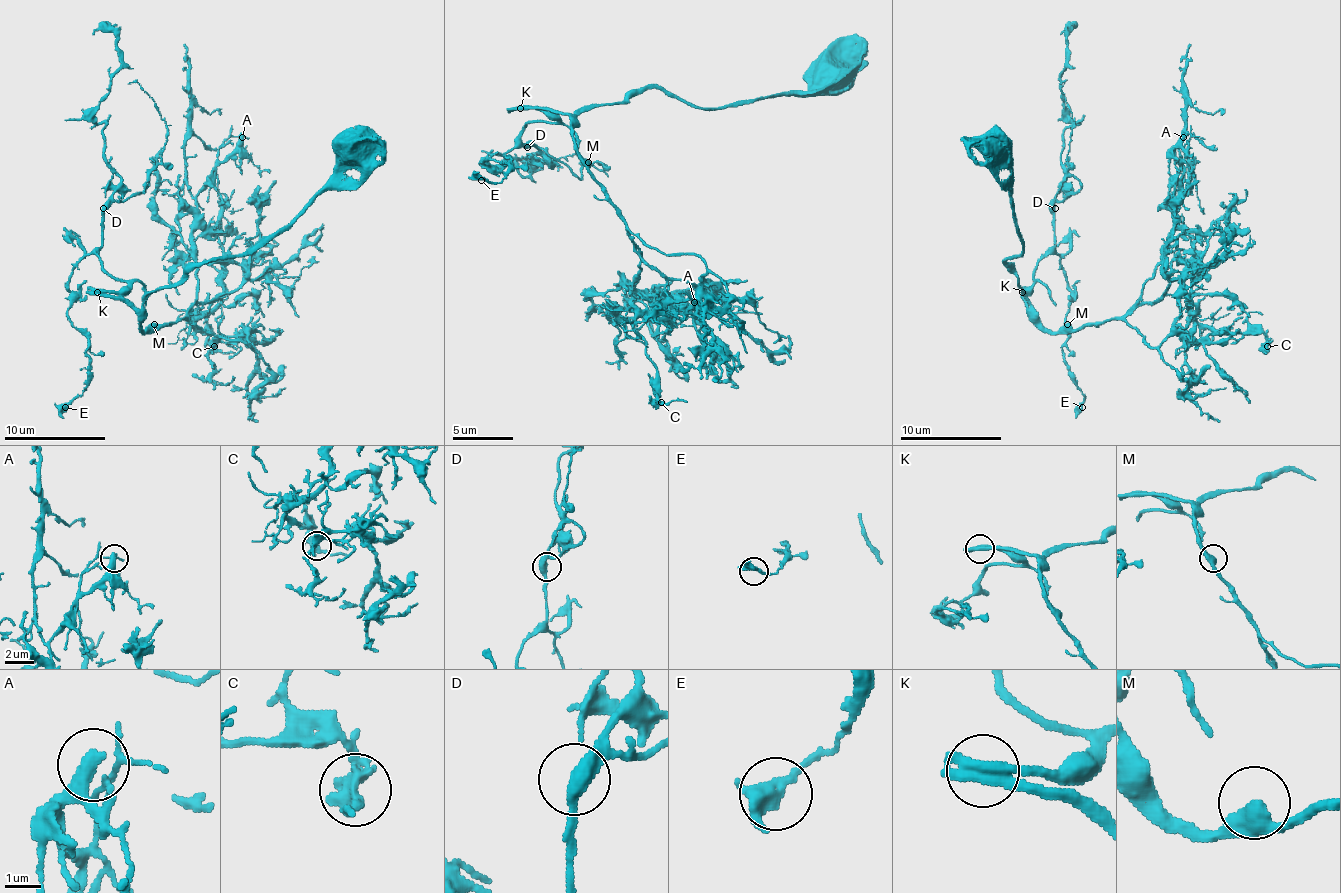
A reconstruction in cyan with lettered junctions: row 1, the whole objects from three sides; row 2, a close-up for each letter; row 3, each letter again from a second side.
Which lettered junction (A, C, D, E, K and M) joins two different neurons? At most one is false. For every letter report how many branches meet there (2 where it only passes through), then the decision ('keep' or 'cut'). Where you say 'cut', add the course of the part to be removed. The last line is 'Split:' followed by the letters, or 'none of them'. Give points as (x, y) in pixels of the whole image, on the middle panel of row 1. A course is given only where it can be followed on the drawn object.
A: branches 2; keep
C: branches 2; keep
D: branches 2; keep
E: branches 2; keep
K: branches 1; keep
M: branches 2; keep
Split: none of them

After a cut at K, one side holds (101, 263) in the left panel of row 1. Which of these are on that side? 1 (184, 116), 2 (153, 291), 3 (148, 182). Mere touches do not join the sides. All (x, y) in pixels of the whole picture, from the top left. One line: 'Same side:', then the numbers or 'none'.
Same side: 3

